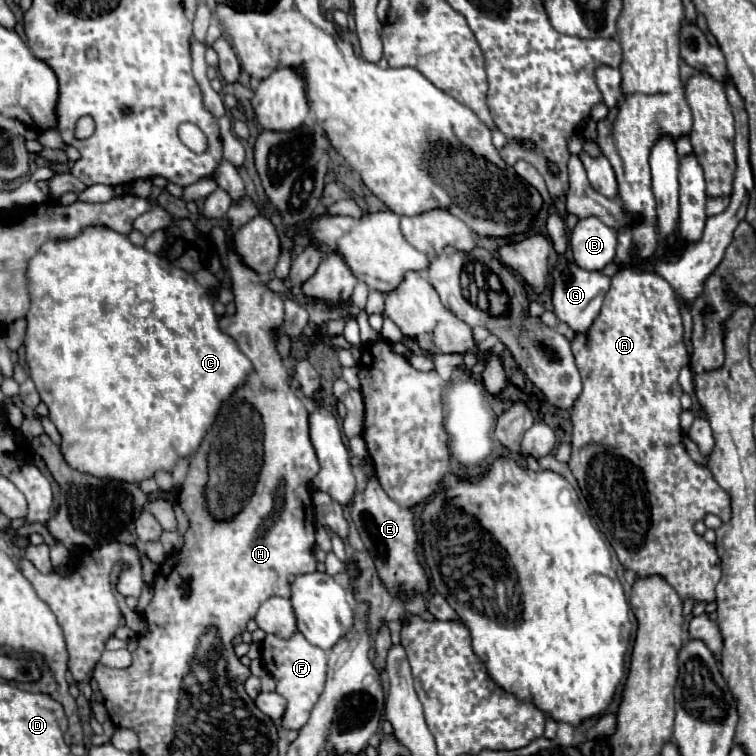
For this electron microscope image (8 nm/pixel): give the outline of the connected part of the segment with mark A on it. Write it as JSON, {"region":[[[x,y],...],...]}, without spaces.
{"region":[[[624,268],[620,270],[614,278],[612,278],[612,286],[604,296],[604,304],[602,310],[598,314],[598,318],[594,320],[592,328],[586,334],[576,334],[574,342],[572,342],[572,354],[576,358],[576,366],[580,370],[582,382],[584,382],[584,390],[580,394],[580,398],[574,404],[572,410],[572,456],[570,456],[570,470],[574,474],[574,478],[578,480],[578,486],[582,490],[582,494],[588,500],[590,506],[590,514],[594,516],[598,528],[604,532],[604,536],[608,538],[608,542],[612,544],[612,548],[618,554],[618,560],[622,562],[624,568],[634,570],[636,576],[652,576],[652,574],[660,574],[668,580],[668,584],[678,592],[680,598],[692,598],[694,602],[712,602],[714,600],[714,588],[720,580],[720,558],[716,554],[714,544],[708,544],[702,536],[696,536],[694,532],[694,524],[698,520],[704,520],[706,514],[716,514],[716,516],[730,516],[730,500],[728,494],[716,484],[714,476],[704,468],[698,466],[696,462],[692,462],[692,458],[686,454],[684,444],[682,444],[682,430],[680,430],[680,396],[682,396],[682,388],[678,384],[678,372],[688,366],[690,356],[688,356],[688,348],[684,344],[684,326],[682,326],[682,316],[680,316],[680,308],[676,304],[676,292],[674,288],[658,274],[654,272],[636,272],[634,268]]]}

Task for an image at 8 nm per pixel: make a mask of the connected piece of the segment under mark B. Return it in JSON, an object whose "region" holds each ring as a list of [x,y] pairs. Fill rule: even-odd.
{"region":[[[582,218],[570,236],[574,262],[584,270],[602,270],[616,256],[616,232],[602,220]]]}

